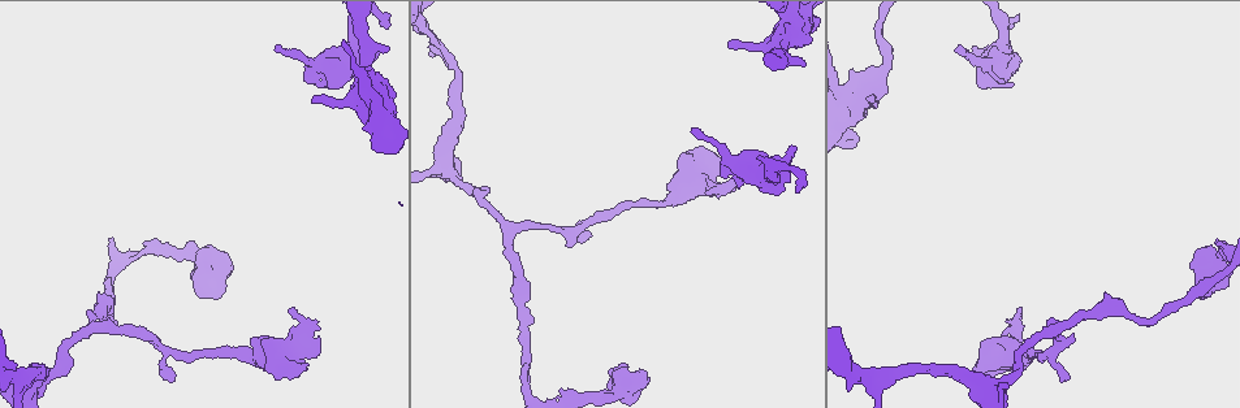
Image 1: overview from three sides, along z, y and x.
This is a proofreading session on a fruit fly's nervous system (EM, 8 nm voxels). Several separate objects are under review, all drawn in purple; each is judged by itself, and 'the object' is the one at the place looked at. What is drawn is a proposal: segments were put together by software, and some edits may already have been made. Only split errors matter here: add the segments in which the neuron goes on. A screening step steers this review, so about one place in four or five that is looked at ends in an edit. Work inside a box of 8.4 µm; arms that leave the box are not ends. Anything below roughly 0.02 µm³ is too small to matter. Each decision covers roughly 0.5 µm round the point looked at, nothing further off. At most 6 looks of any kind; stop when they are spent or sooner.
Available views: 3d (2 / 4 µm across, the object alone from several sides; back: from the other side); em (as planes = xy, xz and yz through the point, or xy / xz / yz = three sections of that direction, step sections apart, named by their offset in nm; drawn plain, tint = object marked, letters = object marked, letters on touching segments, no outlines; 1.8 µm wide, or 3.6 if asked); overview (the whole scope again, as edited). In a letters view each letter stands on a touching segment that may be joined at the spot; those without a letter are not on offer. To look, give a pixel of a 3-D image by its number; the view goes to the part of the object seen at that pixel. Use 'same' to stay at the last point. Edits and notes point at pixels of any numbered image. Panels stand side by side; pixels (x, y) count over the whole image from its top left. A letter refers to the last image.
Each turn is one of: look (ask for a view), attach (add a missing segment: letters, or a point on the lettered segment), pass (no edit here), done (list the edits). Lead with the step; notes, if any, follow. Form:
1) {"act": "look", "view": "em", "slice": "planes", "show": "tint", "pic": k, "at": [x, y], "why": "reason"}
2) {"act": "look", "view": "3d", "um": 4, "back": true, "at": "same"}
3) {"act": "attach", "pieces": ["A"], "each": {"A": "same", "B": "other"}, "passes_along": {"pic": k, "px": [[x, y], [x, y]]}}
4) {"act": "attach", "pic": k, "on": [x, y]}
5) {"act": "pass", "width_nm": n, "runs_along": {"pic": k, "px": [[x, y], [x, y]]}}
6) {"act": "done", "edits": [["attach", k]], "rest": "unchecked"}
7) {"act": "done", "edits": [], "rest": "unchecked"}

{"act": "look", "view": "3d", "um": 2, "pic": 1, "at": [1054, 326], "why": "a fork"}

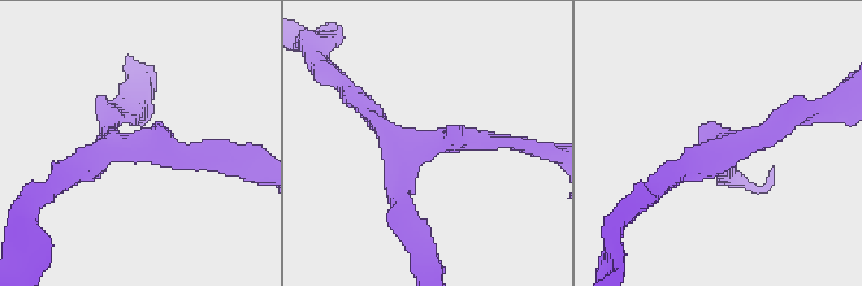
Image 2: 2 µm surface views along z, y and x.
{"act": "look", "view": "em", "slice": "planes", "show": "plain", "pic": 2, "at": [713, 147], "arms": 3, "why": "shape alone is not enough"}

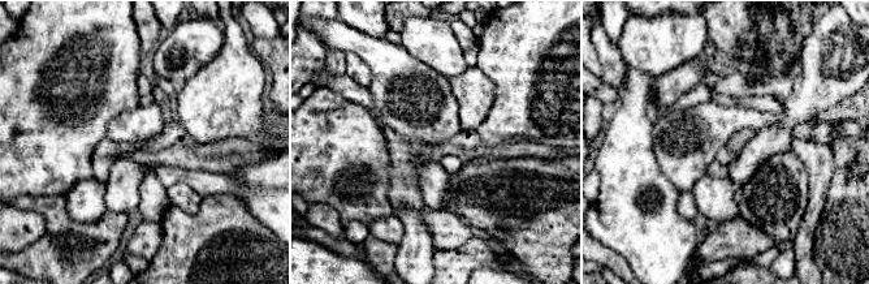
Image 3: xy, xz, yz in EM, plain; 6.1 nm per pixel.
{"act": "look", "view": "em", "slice": "planes", "show": "letters", "at": "same"}

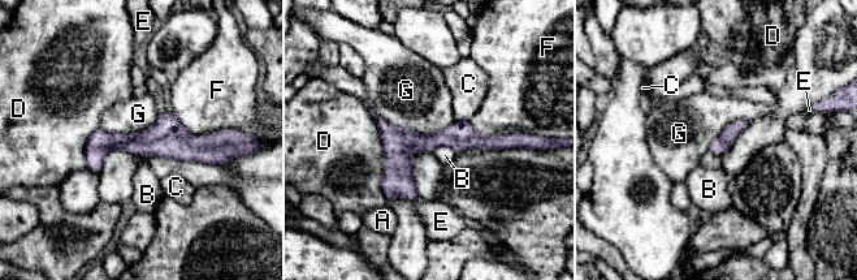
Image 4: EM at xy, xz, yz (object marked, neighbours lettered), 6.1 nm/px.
{"act": "pass", "width_nm": 100, "each": {"A": "other", "B": "other", "C": "other", "D": "other", "E": "other", "F": "other", "G": "other"}, "found": "none of them fits"}

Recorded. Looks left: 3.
{"act": "look", "view": "em", "slice": "planes", "show": "letters", "pic": 1, "at": [793, 147], "why": "branch stops here"}

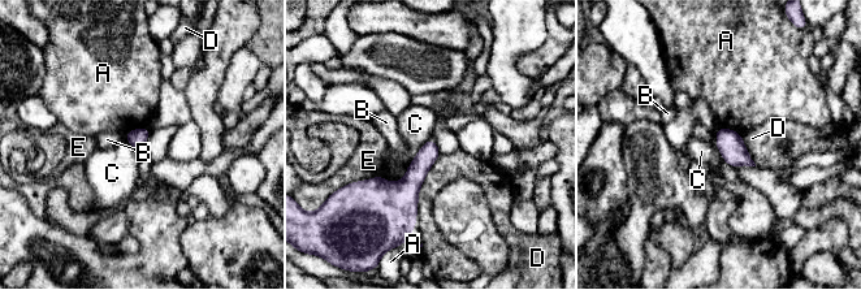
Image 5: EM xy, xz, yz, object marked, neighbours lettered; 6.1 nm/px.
{"act": "pass", "longest_contact_nm": ["C", 240], "each": {"A": "other", "B": "other", "C": "other", "D": "other", "E": "other"}, "border": {"pic": 5, "px": [[431, 137], [420, 147], [407, 168]]}, "found": "no lettered segment goes on from it"}

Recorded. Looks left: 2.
{"act": "look", "view": "3d", "um": 4, "pic": 1, "at": [869, 102], "why": "branch stops here"}

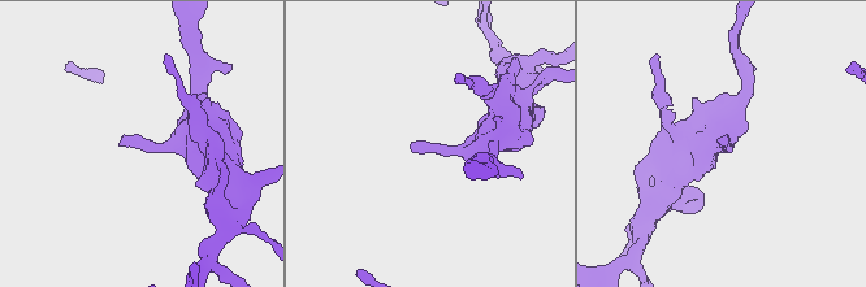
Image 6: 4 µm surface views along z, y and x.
{"act": "look", "view": "em", "slice": "yz", "step": 16, "show": "letters", "pic": 6, "at": [722, 144]}

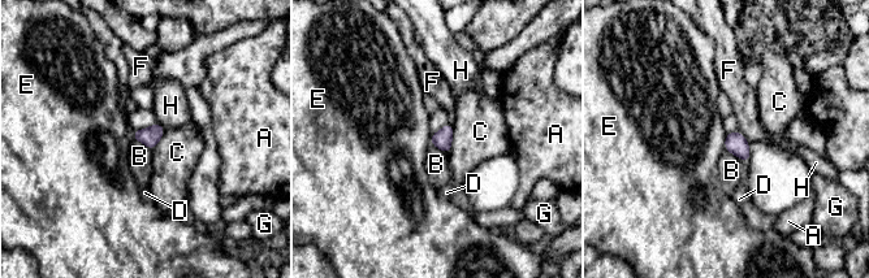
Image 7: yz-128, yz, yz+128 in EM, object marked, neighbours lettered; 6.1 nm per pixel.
{"act": "pass", "each": {"A": "other", "B": "other", "C": "other", "D": "other", "E": "other", "F": "other", "G": "other", "H": "other"}, "border": {"pic": 7, "px": [[725, 150], [736, 155], [746, 164]]}, "found": "no lettered segment goes on from it"}

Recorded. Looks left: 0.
{"act": "done", "edits": [], "rest": "unchecked"}

